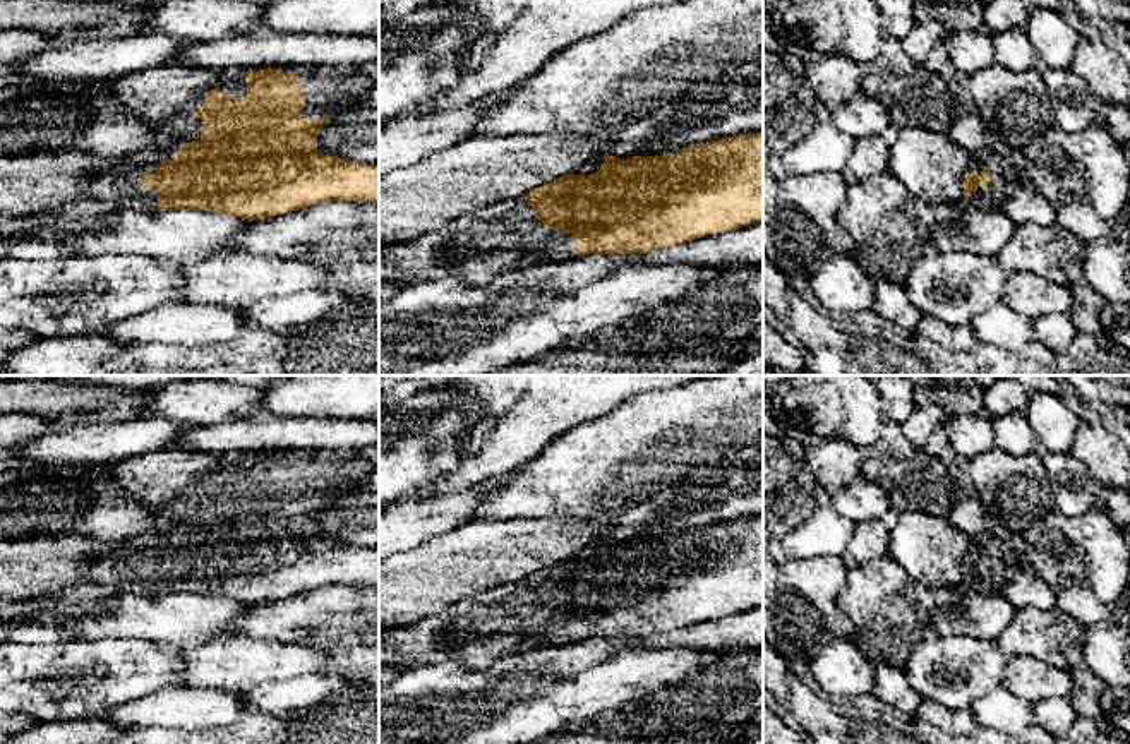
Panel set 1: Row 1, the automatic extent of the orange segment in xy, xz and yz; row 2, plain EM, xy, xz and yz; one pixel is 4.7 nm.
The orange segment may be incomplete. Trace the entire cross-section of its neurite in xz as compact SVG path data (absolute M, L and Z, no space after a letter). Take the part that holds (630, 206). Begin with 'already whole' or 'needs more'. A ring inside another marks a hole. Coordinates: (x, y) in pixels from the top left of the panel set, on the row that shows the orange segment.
needs more | M763 132L688 146L676 154L626 159L605 154L602 168L593 175L562 175L523 197L490 204L410 242L379 247L379 283L413 285L461 278L468 286L484 286L496 273L511 267L561 262L590 254L645 254L758 221L763 221Z

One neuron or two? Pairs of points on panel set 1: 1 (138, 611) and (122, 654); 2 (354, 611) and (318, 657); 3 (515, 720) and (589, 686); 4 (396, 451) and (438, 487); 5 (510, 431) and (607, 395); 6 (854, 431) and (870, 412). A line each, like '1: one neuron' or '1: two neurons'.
1: two neurons
2: two neurons
3: one neuron
4: two neurons
5: one neuron
6: one neuron

